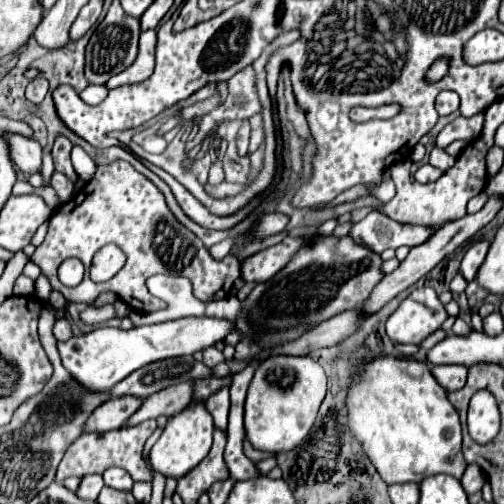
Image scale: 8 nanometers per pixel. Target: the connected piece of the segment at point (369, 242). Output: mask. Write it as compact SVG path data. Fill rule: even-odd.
M372 210L364 220L352 226L350 234L352 240L360 246L370 248L376 254L382 254L386 248L400 248L400 246L418 246L426 242L438 228L424 228L424 232L414 232L414 226L404 226L400 222L392 222L388 216Z

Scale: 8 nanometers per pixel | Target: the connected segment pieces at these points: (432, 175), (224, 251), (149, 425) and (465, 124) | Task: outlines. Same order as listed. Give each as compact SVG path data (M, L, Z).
M430 164L420 166L420 168L416 170L416 174L414 174L414 178L416 178L418 182L422 182L422 184L426 184L426 182L434 182L434 180L438 180L440 176L442 176L442 170L438 170L438 168L430 166Z
M232 238L222 240L222 242L218 242L218 244L214 244L214 246L210 248L210 254L212 254L216 260L220 260L220 258L224 258L224 256L228 256L228 254L230 254L232 244L234 244L234 240L232 240Z
M146 420L142 424L136 424L136 426L124 426L124 428L118 428L118 430L112 430L112 432L104 432L104 434L82 434L80 438L76 438L60 466L58 466L58 474L56 474L56 480L62 482L64 478L68 476L88 476L88 474L102 474L108 466L120 466L124 468L134 482L152 482L152 470L148 470L146 462L142 460L142 446L144 442L152 436L152 432L156 430L156 420Z
M476 114L476 118L456 118L454 122L450 122L436 138L436 146L438 148L446 148L448 144L452 144L454 140L464 140L464 142L472 142L472 138L478 138L480 130L482 130L482 118L484 114Z

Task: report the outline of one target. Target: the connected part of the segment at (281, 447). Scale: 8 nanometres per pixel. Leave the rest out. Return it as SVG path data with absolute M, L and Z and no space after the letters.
M310 356L268 358L256 366L244 406L246 438L256 450L280 454L294 450L310 432L326 396L326 374Z

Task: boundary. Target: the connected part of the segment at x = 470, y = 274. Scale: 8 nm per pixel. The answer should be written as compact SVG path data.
M476 242L476 244L464 254L462 264L460 264L460 274L462 274L468 282L472 282L472 280L476 278L476 272L478 272L480 264L482 264L484 258L486 258L488 246L490 246L488 242Z

